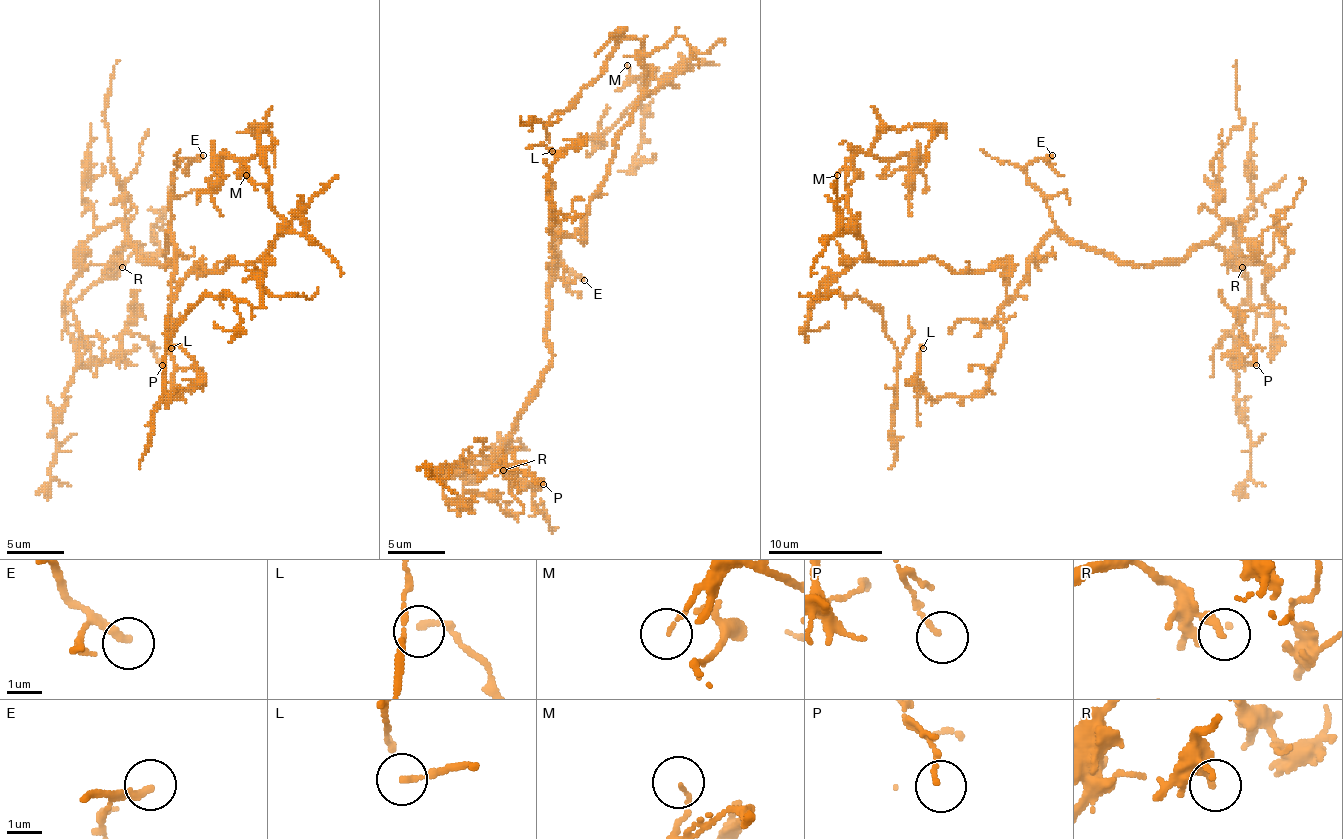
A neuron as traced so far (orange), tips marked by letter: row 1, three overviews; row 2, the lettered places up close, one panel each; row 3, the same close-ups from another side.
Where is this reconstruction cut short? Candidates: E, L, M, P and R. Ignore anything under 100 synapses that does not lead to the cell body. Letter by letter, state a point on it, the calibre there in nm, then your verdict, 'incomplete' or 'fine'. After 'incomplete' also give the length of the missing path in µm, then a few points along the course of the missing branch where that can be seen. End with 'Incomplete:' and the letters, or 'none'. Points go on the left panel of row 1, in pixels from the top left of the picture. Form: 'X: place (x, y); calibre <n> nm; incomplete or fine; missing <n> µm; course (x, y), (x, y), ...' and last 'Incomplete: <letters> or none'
E: place (203, 155); calibre 240 nm; incomplete; missing 60 µm
L: place (171, 348); calibre 130 nm; fine
M: place (246, 175); calibre 80 nm; fine
P: place (162, 365); calibre 110 nm; fine
R: place (122, 267); calibre 240 nm; fine
Incomplete: E

